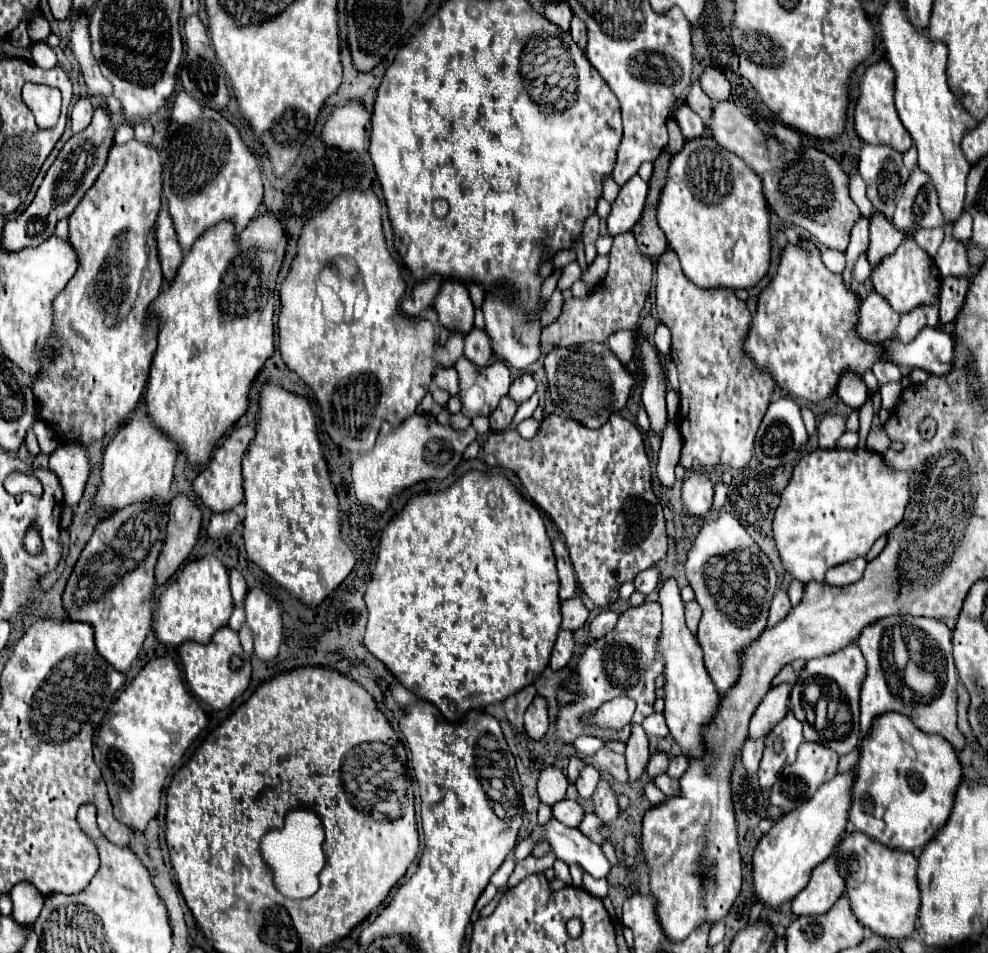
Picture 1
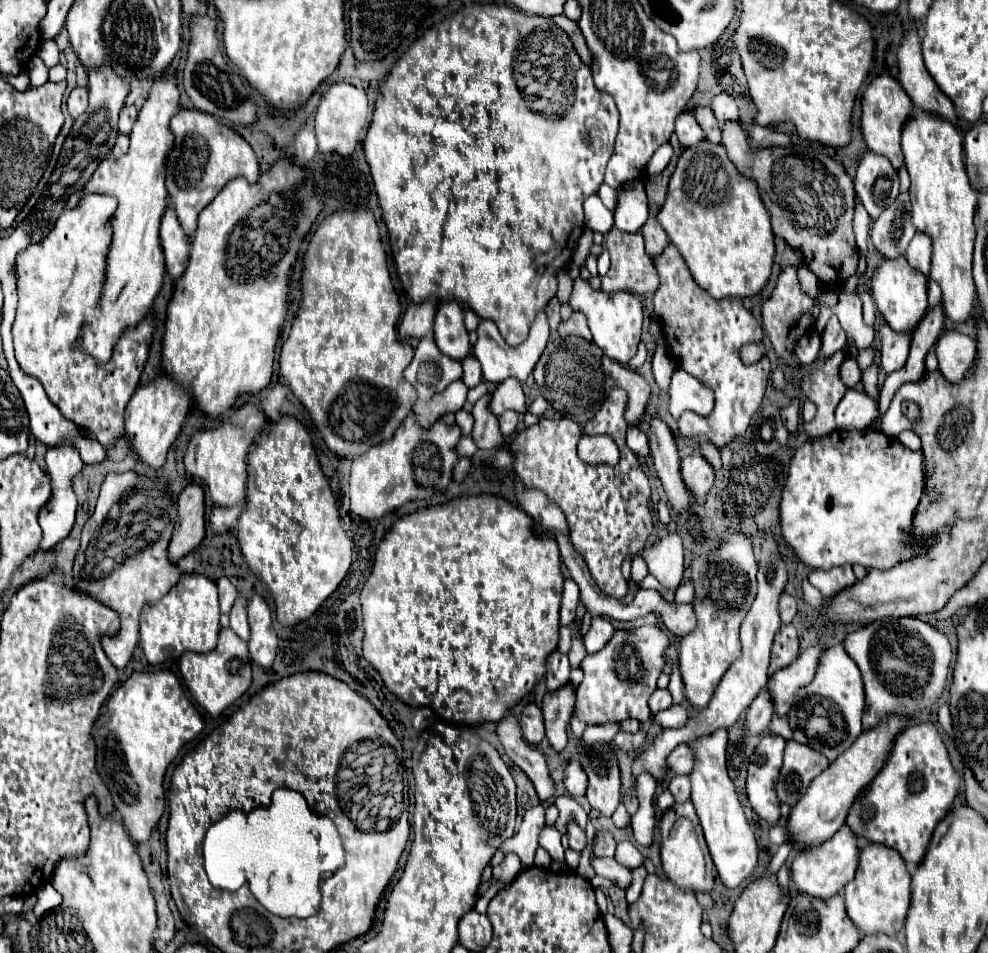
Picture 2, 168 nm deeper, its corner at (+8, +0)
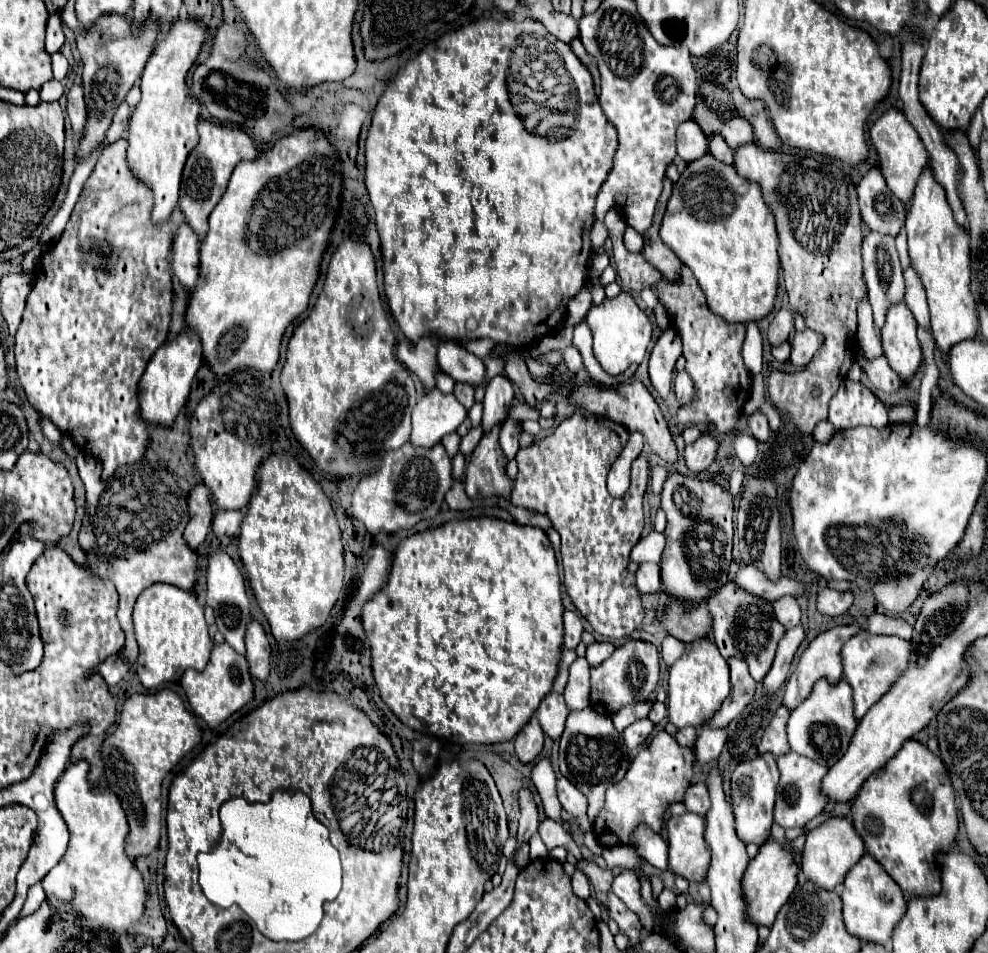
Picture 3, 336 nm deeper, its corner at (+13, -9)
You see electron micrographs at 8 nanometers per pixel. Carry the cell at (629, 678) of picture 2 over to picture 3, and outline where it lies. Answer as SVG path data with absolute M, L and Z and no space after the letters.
M635 639L617 647L613 655L597 667L591 667L591 695L589 701L593 709L601 715L613 715L625 705L637 701L653 701L655 689L659 685L659 655L653 643Z

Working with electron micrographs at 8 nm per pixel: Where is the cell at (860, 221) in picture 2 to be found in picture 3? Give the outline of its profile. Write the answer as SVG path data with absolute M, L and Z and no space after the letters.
M867 295L863 297L861 305L857 307L857 315L859 315L857 339L859 339L861 349L865 351L868 359L879 357L883 353L883 349L881 349L881 341L877 339L875 329L873 329L873 313L871 313L871 305L869 305L869 297Z

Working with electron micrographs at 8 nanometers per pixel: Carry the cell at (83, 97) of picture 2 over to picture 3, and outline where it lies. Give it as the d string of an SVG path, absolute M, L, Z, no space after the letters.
M73 85L71 91L67 93L67 115L69 115L69 121L71 121L73 131L81 136L83 127L85 127L85 119L87 119L81 85Z

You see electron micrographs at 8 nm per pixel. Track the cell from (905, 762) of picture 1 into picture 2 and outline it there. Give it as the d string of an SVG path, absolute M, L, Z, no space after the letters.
M910 724L894 742L890 760L878 776L858 794L846 824L874 844L894 848L906 864L920 864L936 824L952 810L960 788L960 774L954 770L948 750L934 724Z

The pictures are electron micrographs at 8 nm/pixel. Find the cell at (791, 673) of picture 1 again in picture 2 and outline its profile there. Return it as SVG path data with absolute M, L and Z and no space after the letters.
M782 624L774 636L774 642L772 642L770 666L768 666L770 676L774 672L782 670L786 664L790 664L790 660L798 658L798 652L800 652L798 642L800 642L800 638L798 638L796 626L794 624Z

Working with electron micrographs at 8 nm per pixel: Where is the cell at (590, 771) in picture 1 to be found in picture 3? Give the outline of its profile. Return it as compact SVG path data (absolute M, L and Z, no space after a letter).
M561 777L557 781L557 797L561 801L561 807L573 815L573 819L577 821L577 825L583 829L583 831L589 831L589 821L587 821L587 799L585 795L573 787L565 777Z

